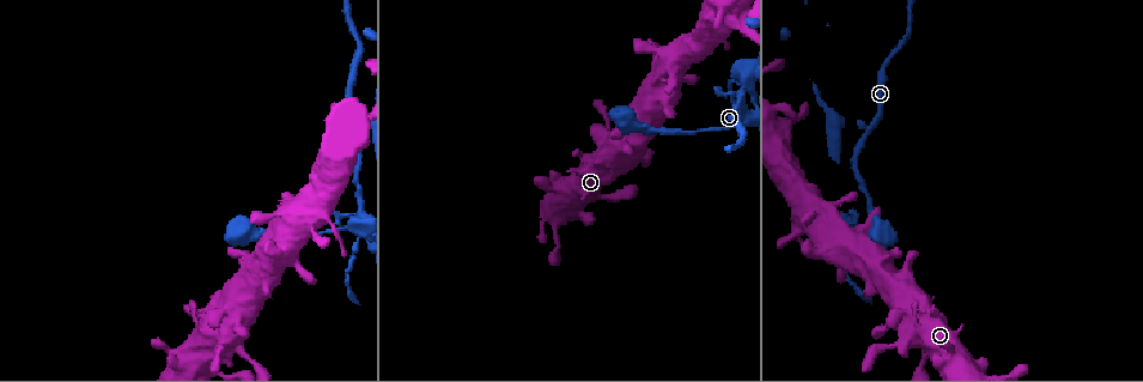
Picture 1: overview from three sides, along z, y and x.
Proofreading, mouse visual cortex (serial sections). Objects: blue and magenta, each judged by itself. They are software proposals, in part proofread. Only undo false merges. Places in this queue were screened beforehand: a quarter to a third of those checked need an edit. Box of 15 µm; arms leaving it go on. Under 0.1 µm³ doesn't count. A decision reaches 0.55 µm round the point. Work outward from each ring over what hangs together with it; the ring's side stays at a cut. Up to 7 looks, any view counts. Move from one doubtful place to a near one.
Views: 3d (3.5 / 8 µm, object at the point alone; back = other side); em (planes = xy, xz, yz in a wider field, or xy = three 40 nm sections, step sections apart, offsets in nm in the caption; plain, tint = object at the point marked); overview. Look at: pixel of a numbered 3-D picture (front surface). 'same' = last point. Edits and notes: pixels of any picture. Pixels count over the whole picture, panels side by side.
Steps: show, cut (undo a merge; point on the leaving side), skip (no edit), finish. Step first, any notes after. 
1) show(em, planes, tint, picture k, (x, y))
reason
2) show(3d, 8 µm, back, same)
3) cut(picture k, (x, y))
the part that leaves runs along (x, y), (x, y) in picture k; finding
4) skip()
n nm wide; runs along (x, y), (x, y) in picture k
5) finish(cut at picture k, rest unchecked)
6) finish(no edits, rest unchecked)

show(3d, 3.5 µm, picture 1, (744, 112))
two arms in line, one across

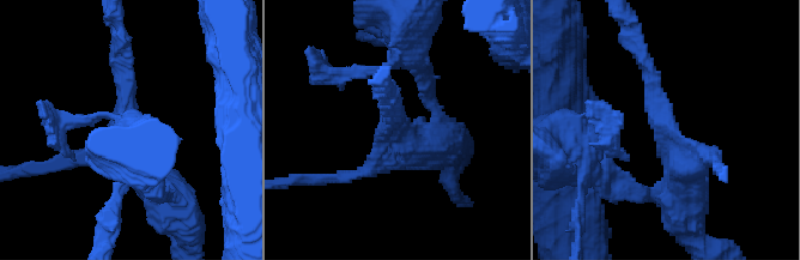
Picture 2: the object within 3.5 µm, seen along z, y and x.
show(em, xy, step 1, tint, picture 2, (662, 123))
3 arms; arms of 200, 250, 400 nm; now the EM

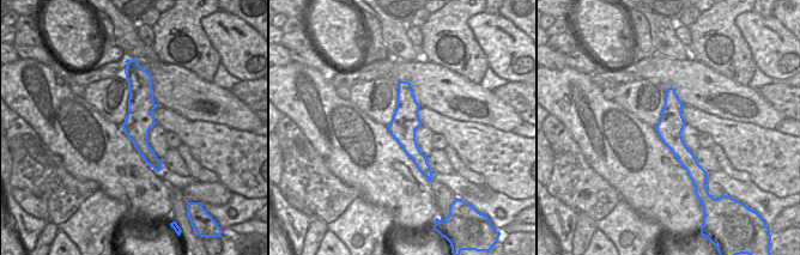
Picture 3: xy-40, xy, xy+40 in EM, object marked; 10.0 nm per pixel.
show(em, planes, tint, same)

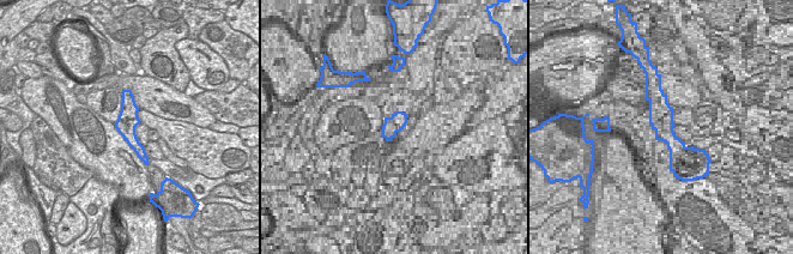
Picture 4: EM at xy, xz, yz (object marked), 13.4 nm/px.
skip()
runs along (126, 92), (128, 134), (143, 156) in picture 4; continuous, no second cell

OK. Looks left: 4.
show(3d, 3.5 µm, picture 1, (283, 214))
sudden change in width

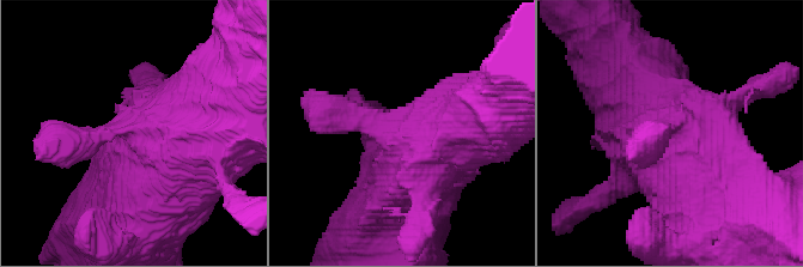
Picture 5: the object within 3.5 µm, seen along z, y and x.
show(em, planes, tint, picture 5, (136, 127))

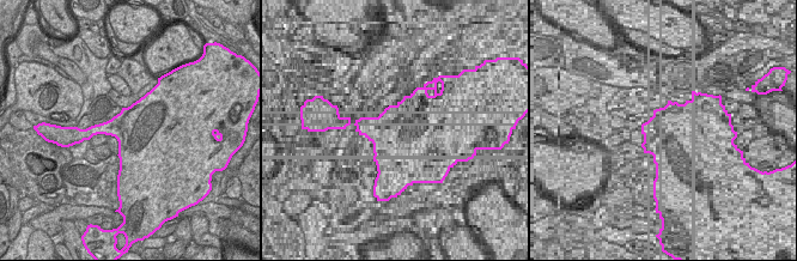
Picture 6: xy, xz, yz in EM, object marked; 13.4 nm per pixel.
skip()
800 nm wide; runs along (147, 195), (165, 147), (238, 89) in picture 5; all the same cell

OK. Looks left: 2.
show(3d, 8 µm, picture 1, (734, 15))
calibre changes

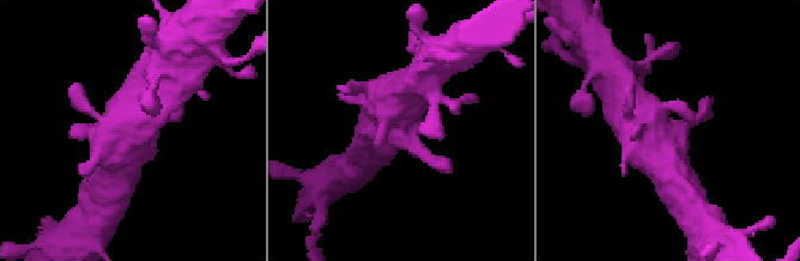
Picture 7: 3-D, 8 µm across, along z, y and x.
show(em, xy, step 5, tint, picture 7, (398, 132))

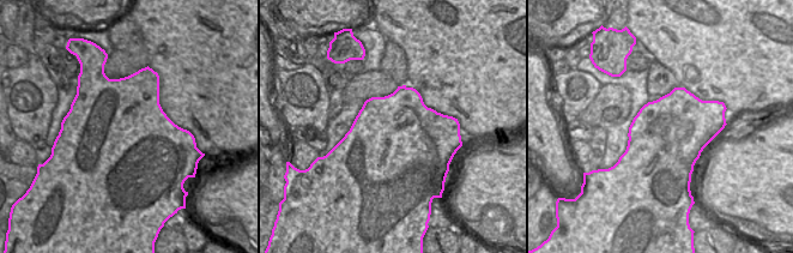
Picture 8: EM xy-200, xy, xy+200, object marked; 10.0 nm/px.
skip()
runs along (117, 159), (132, 131), (155, 120) in picture 7; all the same cell

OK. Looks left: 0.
finish(no edits, rest unchecked)

